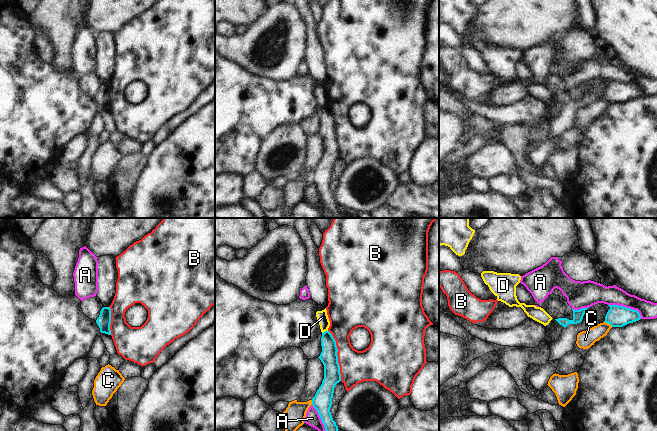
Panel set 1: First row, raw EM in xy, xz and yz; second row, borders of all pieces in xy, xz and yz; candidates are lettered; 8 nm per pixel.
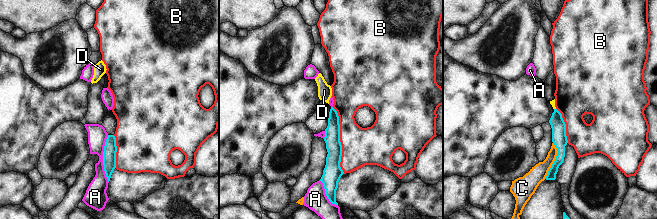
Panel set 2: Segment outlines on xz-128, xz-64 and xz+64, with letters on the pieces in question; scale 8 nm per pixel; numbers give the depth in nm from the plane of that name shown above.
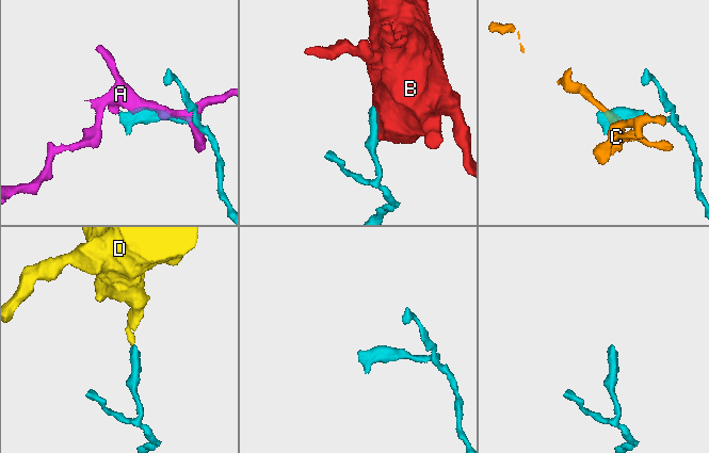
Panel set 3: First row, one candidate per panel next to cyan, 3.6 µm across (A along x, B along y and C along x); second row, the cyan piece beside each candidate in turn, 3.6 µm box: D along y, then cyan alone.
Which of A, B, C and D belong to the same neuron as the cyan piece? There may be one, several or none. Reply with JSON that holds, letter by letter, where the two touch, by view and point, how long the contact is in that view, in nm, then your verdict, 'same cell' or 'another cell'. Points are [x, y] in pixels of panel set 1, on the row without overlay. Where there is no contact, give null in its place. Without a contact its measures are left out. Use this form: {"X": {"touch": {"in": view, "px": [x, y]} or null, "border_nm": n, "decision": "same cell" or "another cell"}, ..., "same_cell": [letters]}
{"A": {"touch": {"in": "xz", "px": [322, 198]}, "border_nm": 360, "decision": "another cell"}, "B": {"touch": {"in": "xz", "px": [337, 131]}, "border_nm": 420, "decision": "another cell"}, "C": {"touch": {"in": "yz", "px": [608, 99]}, "border_nm": 80, "decision": "another cell"}, "D": {"touch": {"in": "xz", "px": [325, 107]}, "border_nm": 50, "decision": "another cell"}, "same_cell": []}

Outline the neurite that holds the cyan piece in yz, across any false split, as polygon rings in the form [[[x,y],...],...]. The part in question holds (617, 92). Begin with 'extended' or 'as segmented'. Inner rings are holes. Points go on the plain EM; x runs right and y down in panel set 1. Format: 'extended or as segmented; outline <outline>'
as segmented; outline [[[608,81],[608,86],[605,97],[612,103],[623,103],[629,99],[636,98],[641,95],[641,92],[637,86],[626,84],[619,81]]]

